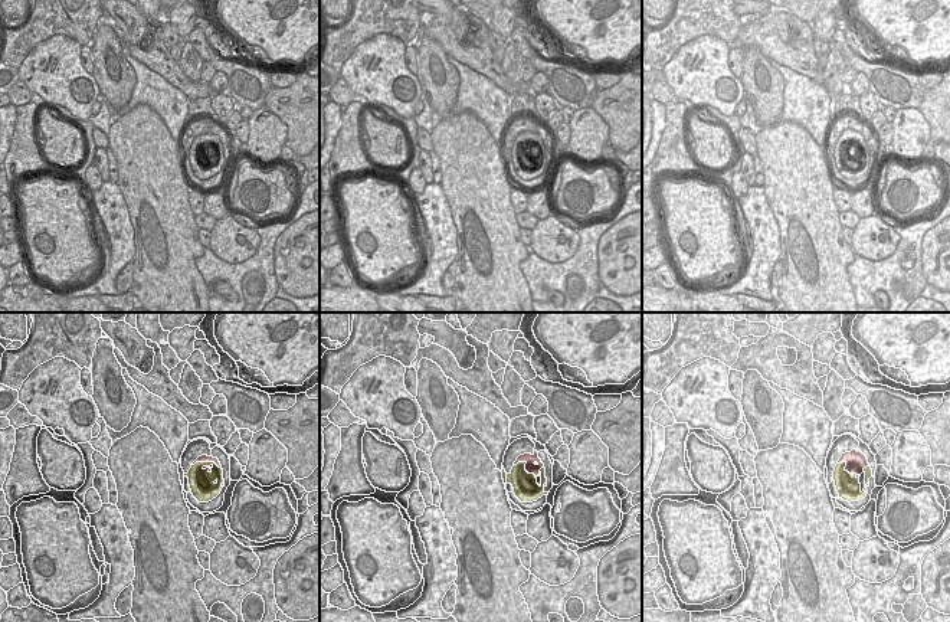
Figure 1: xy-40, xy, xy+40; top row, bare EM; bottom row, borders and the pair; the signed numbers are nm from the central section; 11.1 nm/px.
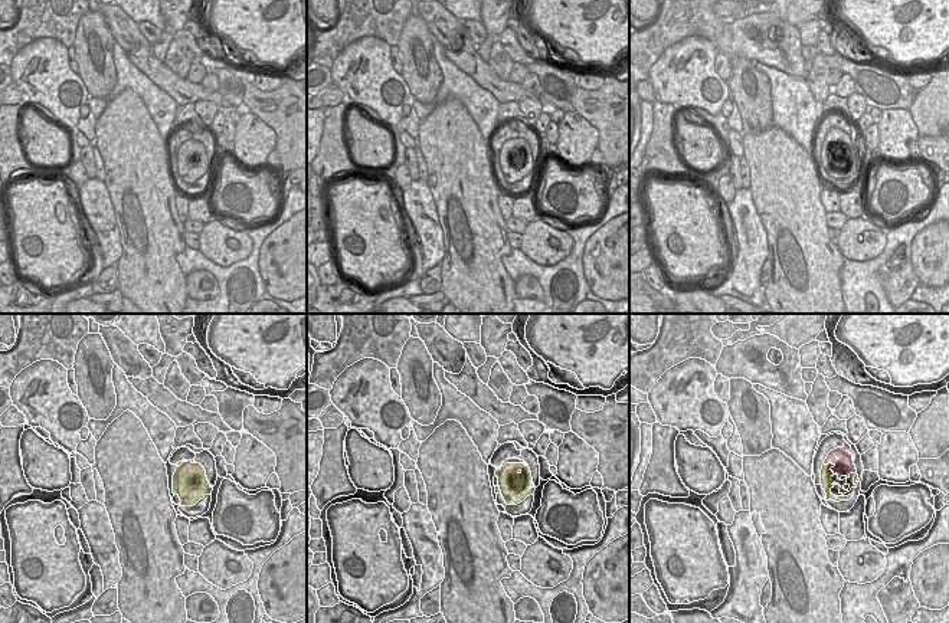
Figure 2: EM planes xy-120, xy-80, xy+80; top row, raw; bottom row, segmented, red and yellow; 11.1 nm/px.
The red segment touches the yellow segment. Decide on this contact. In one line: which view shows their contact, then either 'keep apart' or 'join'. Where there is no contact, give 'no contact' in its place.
xy-40 | join

